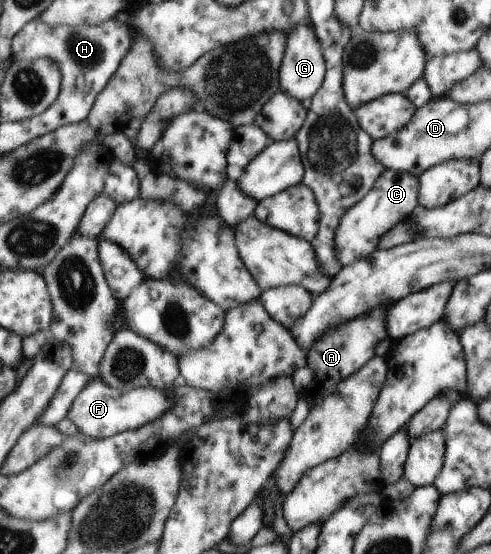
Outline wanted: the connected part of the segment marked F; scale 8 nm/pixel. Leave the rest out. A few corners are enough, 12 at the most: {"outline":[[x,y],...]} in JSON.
{"outline":[[93,378],[67,416],[94,439],[161,419],[167,389]]}

